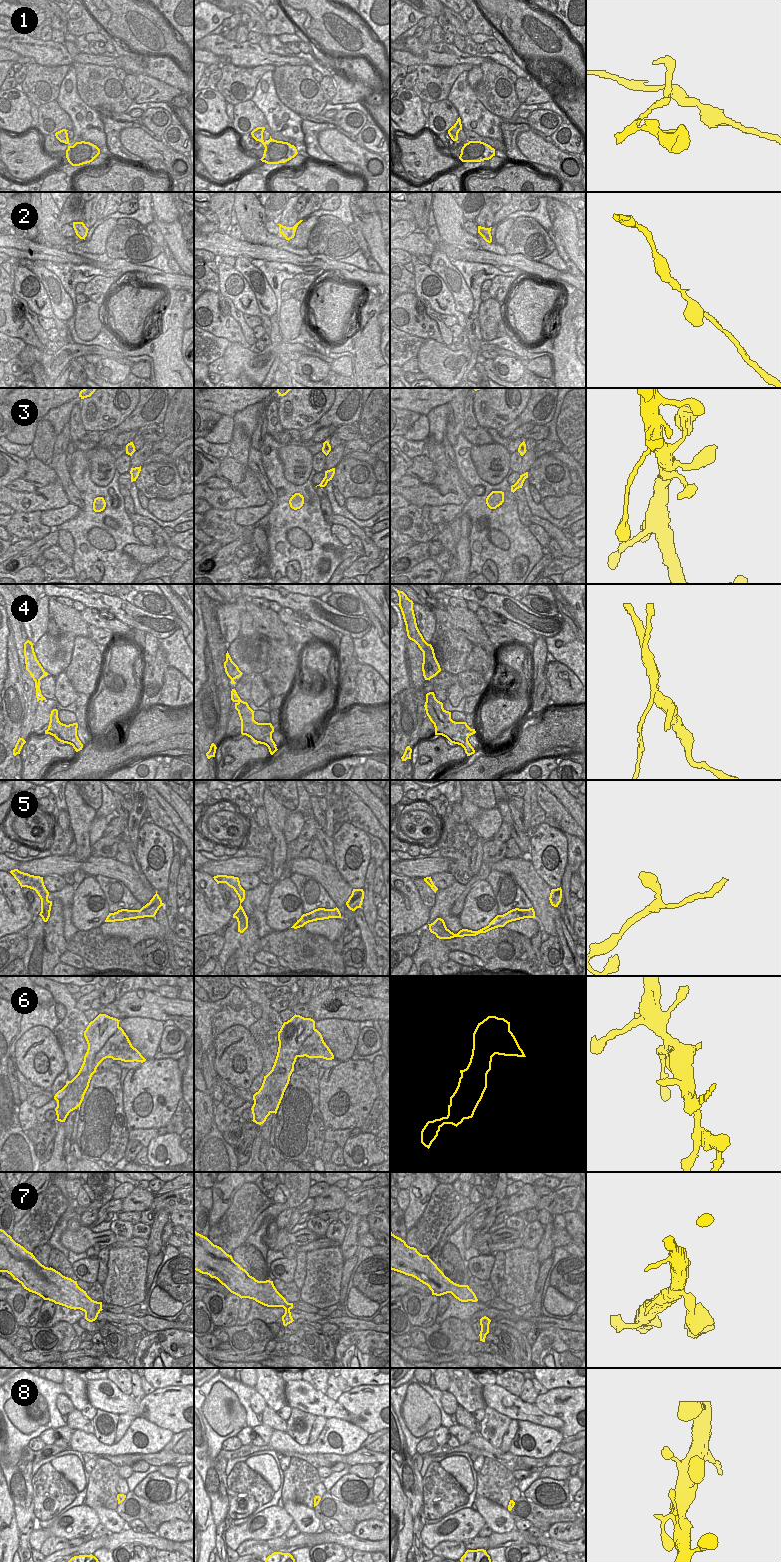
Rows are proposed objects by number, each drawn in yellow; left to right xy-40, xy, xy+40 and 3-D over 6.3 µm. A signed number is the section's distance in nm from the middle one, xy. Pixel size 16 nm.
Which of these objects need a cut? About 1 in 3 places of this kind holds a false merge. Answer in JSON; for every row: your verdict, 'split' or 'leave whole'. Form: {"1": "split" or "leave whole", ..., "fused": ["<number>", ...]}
{"1": "split", "2": "leave whole", "3": "leave whole", "4": "split", "5": "leave whole", "6": "split", "7": "leave whole", "8": "leave whole", "fused": ["1", "4", "6"]}

